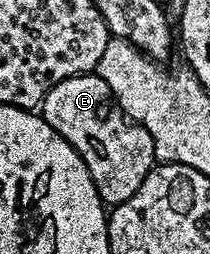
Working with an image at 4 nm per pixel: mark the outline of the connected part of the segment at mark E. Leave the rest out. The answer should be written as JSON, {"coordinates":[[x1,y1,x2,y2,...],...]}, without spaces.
{"coordinates":[[97,73,74,75,53,85,53,89,49,89,43,98,41,114,53,130,73,145,81,161,85,161,104,204,129,201,129,197,137,193,141,181,145,181,152,167,156,166,153,137,124,115,111,96,109,85,105,85]]}

